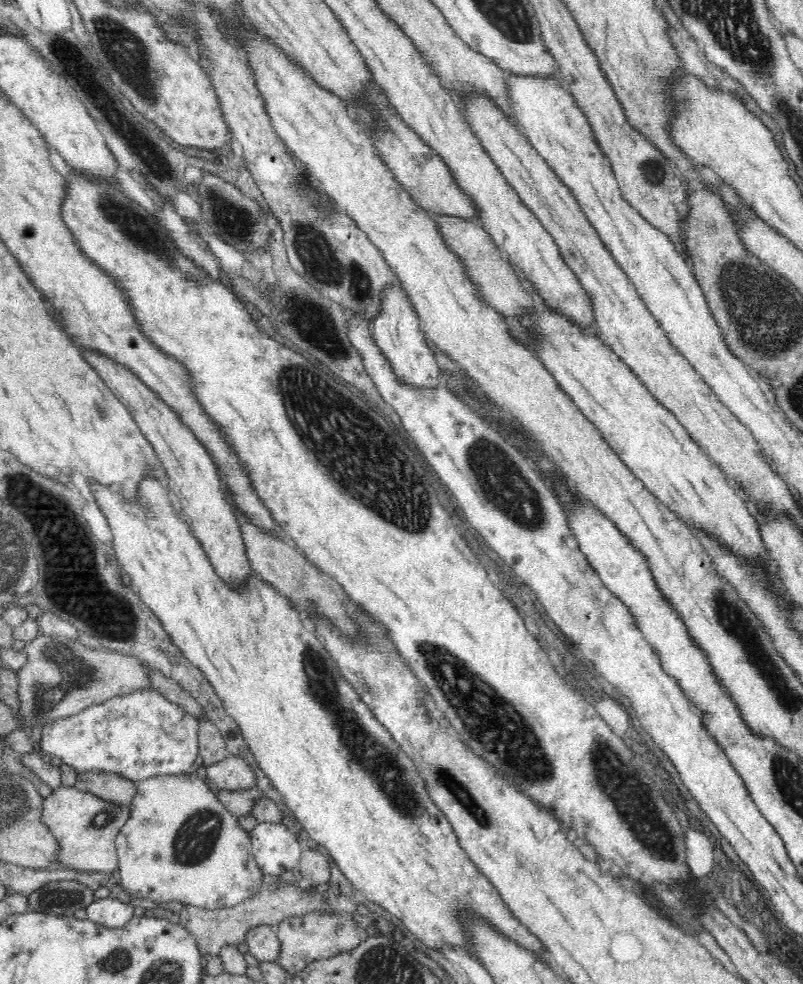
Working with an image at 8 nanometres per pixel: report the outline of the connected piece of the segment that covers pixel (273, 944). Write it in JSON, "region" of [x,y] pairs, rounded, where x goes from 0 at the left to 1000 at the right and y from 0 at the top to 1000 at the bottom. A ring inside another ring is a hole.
{"region":[[[319,940],[305,949],[309,965],[321,977],[344,978],[347,971],[347,955],[339,940]]]}

